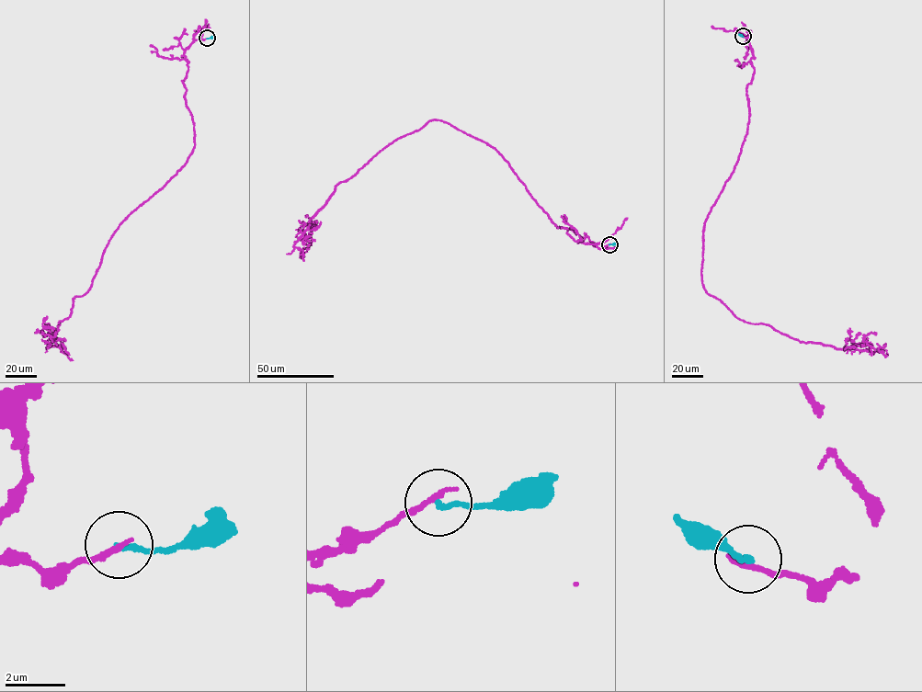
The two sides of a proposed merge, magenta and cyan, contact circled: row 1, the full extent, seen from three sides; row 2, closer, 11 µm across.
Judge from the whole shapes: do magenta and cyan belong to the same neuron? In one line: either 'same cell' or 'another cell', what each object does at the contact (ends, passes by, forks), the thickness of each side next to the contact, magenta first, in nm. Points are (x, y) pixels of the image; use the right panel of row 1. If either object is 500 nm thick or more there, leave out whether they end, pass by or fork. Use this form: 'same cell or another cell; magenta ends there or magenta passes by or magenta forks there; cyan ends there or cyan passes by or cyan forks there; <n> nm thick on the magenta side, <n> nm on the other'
another cell; magenta ends there; cyan ends there; 200 nm thick on the magenta side, 150 nm on the other

